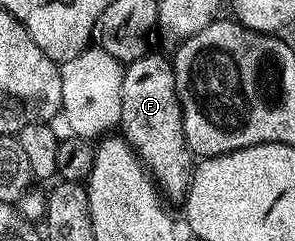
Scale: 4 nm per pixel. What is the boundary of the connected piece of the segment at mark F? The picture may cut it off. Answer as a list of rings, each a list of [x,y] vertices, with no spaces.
[[[149,53],[125,66],[119,130],[124,142],[143,164],[159,194],[165,200],[183,200],[192,182],[194,156],[184,136],[182,109],[180,99],[176,96],[176,78],[172,72],[171,58],[163,59],[160,55]]]

